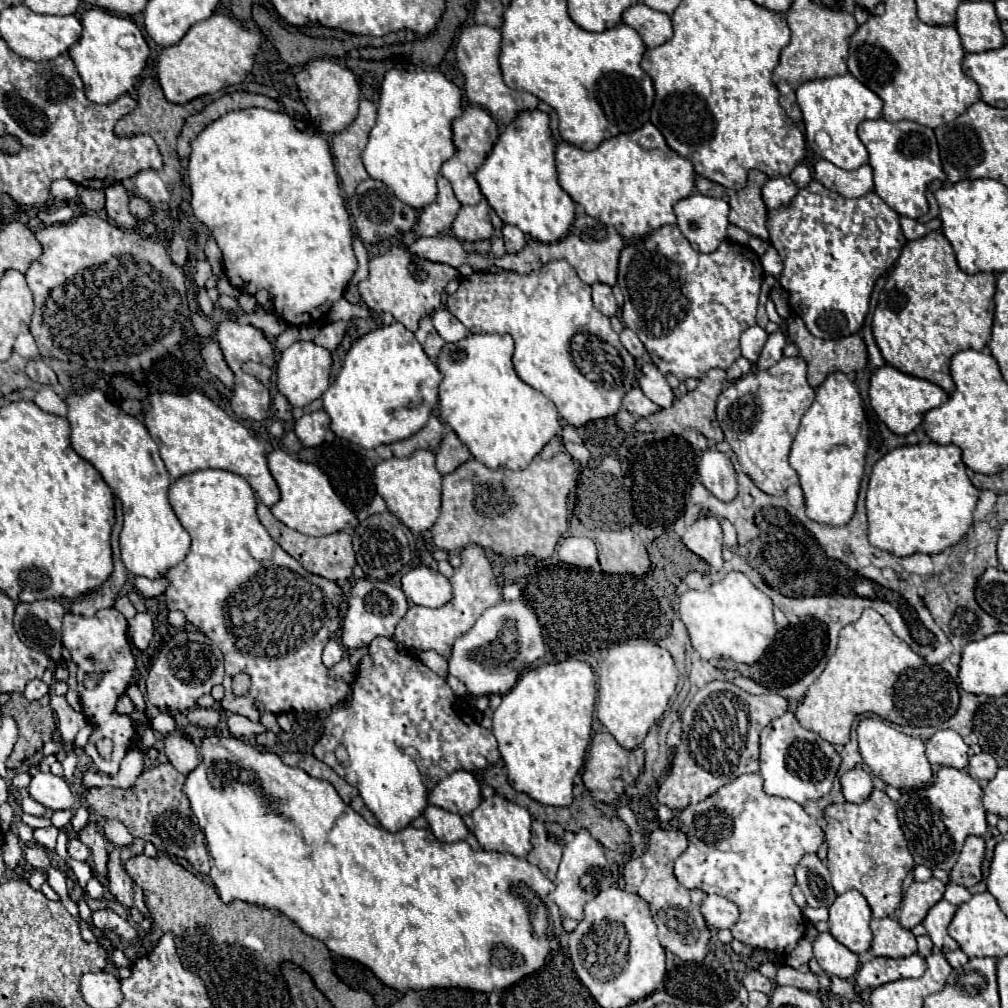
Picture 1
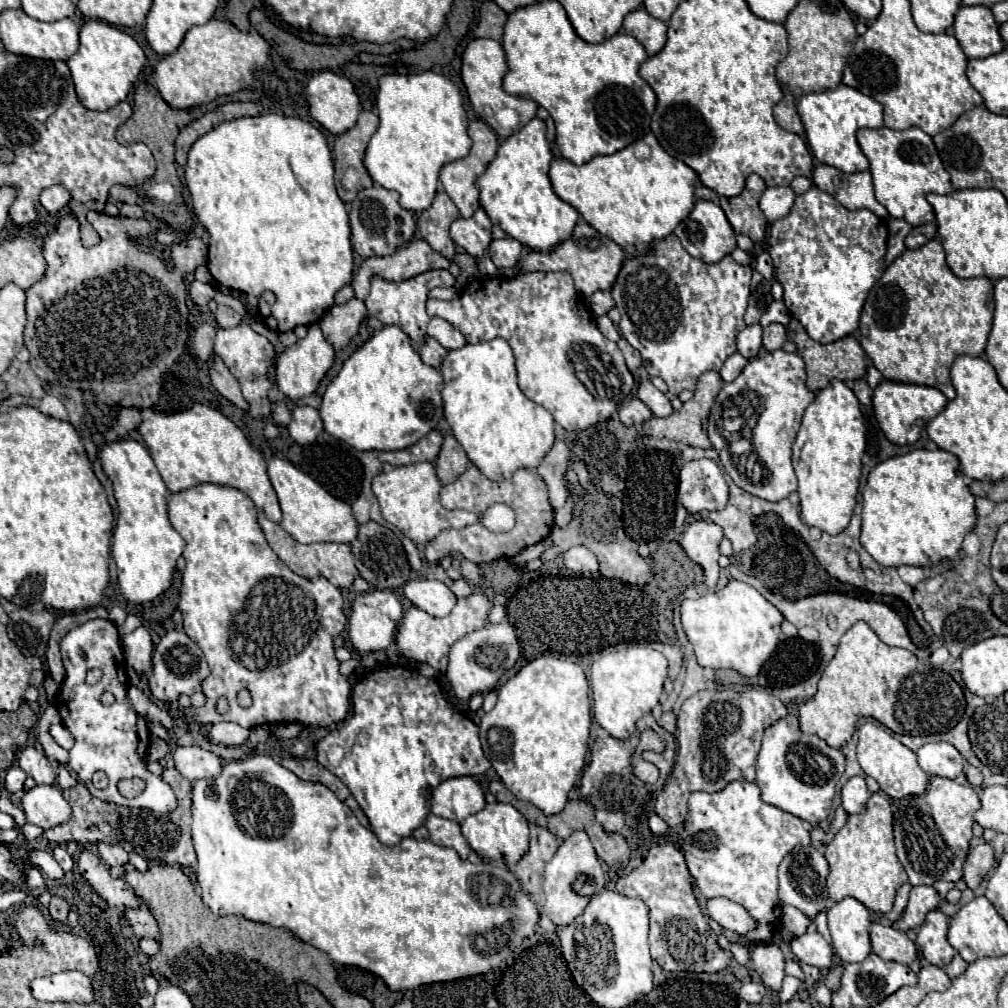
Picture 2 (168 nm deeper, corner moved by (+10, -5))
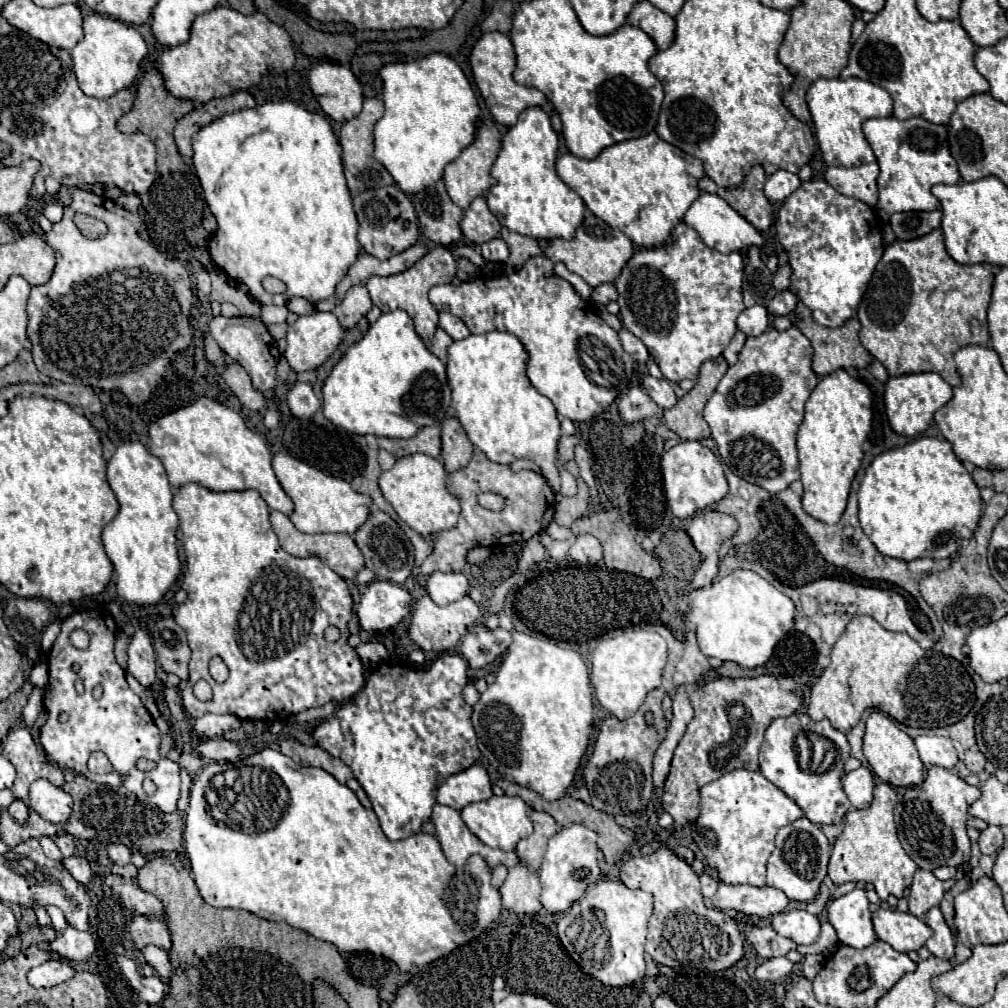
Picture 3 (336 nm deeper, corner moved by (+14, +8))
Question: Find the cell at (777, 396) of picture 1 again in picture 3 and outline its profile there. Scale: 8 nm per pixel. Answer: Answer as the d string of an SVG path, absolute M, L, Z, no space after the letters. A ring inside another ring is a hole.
M796 326L786 332L770 328L746 340L738 362L728 368L704 408L704 420L712 430L712 438L726 466L736 476L772 494L800 478L796 432L804 418L804 402L818 384L810 362L810 340Z

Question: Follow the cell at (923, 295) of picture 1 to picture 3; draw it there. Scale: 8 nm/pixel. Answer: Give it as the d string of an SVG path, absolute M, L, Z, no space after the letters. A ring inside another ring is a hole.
M940 228L910 242L896 240L886 246L882 260L876 266L876 274L872 276L868 290L858 306L858 320L862 324L860 342L878 362L882 362L890 376L910 372L936 372L956 388L960 386L960 376L956 372L952 354L968 344L988 344L990 336L986 326L986 310L990 304L992 282L994 266L962 266L948 256Z

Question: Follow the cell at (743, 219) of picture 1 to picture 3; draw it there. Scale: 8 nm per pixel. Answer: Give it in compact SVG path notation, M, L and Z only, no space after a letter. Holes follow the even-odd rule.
M754 166L750 174L744 178L744 182L738 188L722 188L714 184L708 176L704 176L698 186L702 192L712 192L724 198L740 216L748 218L756 230L766 232L772 224L772 204L766 200L762 186L766 182L766 174L762 166Z

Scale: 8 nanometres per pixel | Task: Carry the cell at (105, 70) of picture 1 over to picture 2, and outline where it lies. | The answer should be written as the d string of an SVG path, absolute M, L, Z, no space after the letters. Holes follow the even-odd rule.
M94 19L82 25L80 49L68 59L68 67L72 71L78 99L84 107L92 111L108 111L114 105L126 101L144 63L146 63L146 55L130 35L104 21L94 21Z

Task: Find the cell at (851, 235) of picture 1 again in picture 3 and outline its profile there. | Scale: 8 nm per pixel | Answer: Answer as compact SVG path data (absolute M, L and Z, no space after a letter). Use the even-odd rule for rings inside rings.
M810 180L784 200L774 228L792 268L790 290L812 310L816 324L842 326L856 312L884 252L882 226L874 208L846 198L826 180Z

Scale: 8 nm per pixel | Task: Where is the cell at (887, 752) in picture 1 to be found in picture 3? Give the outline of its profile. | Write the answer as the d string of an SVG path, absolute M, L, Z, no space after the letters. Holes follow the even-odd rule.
M873 711L866 720L864 730L864 756L872 768L872 772L886 784L896 788L908 788L908 786L920 786L922 782L922 762L918 756L918 750L914 746L914 740L902 732L900 728L881 711Z

